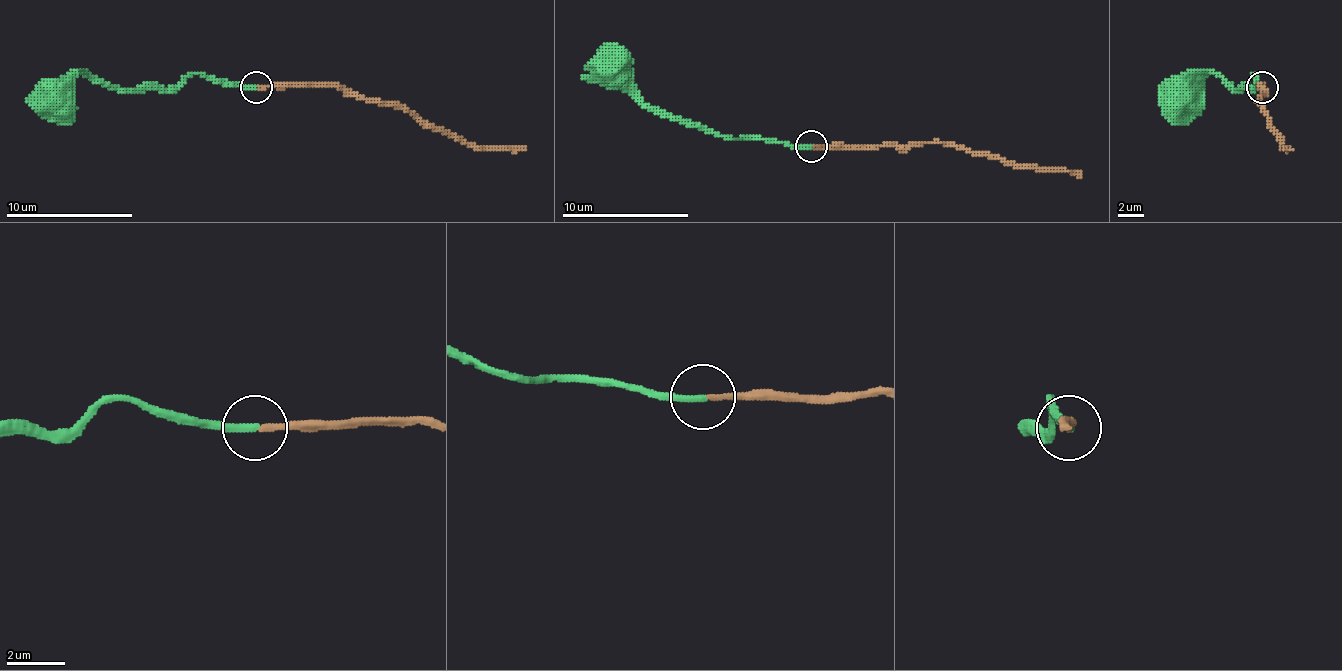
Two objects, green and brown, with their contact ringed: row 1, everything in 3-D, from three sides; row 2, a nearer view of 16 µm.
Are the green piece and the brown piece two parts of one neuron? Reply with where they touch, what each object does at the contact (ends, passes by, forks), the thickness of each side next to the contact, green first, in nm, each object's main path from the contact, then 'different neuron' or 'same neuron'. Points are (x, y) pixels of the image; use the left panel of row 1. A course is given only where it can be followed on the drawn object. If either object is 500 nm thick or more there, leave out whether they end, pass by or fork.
place (256, 87); green ends; brown ends; calibres 280 and 200 nm; course green (255, 86), (230, 86), (188, 73), (172, 89), (115, 89), (84, 73), (71, 76), (71, 124); course brown (258, 86), (338, 83), (366, 99), (395, 102), (468, 143), (525, 149); same neuron

